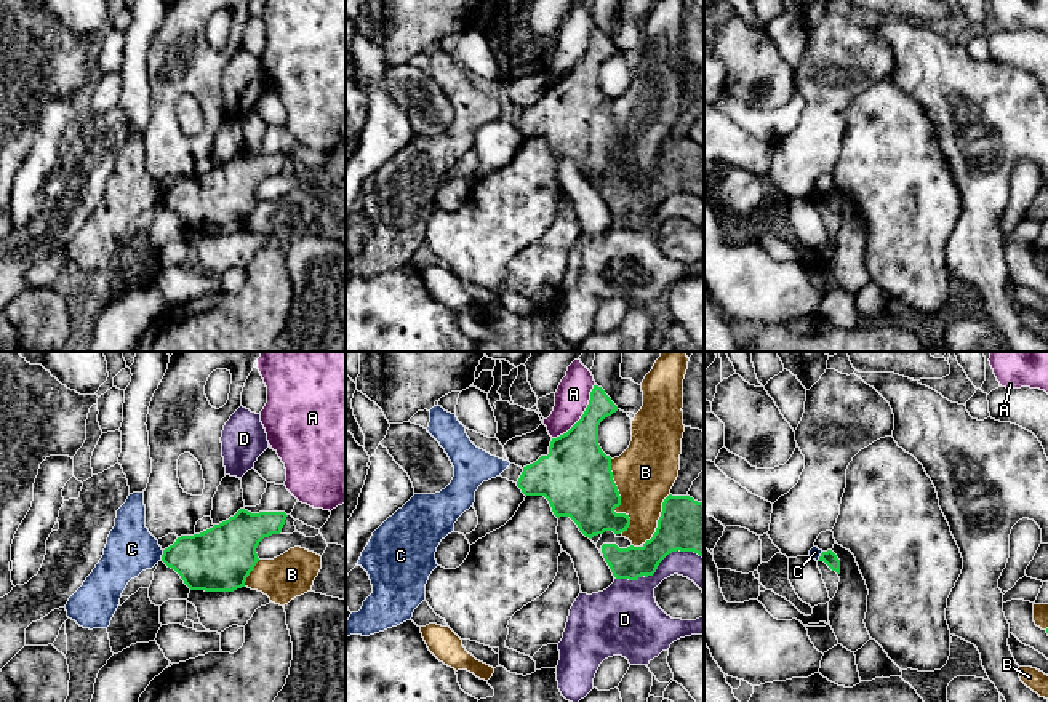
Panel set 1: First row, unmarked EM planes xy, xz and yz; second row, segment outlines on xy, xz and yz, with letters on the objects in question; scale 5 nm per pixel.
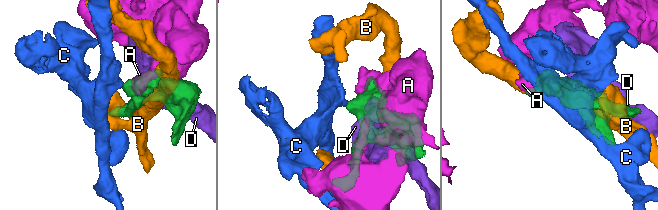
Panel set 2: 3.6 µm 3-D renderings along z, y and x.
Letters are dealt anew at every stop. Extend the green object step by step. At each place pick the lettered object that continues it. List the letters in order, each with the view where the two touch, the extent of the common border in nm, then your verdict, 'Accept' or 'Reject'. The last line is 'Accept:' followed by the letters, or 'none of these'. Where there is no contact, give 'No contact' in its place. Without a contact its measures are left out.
A: Touches green in xz. Shared border 360 nm. Reject
B: Touches green in xz. Shared border 380 nm. Reject
C: Touches green in xy. Shared border 60 nm. Reject
D: Touches green in xz. Shared border 460 nm. Reject
Accept: none of these

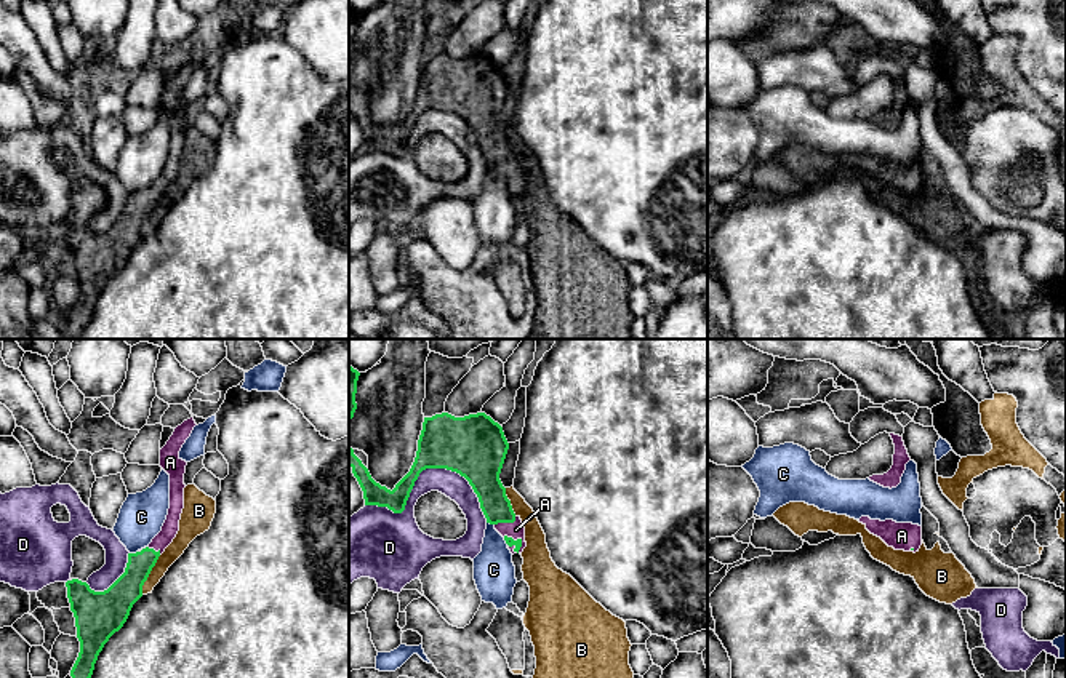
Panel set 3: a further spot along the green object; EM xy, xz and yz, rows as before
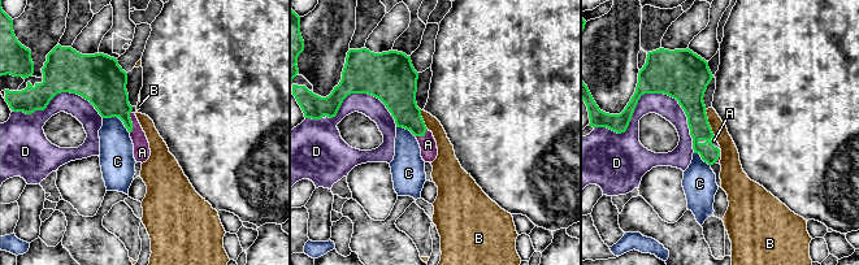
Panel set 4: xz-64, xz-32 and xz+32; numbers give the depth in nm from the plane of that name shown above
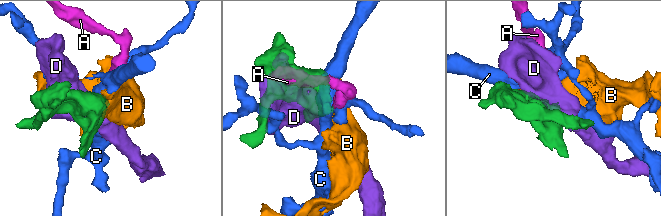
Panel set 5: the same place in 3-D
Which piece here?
A: Touches green in xz. Shared border 120 nm. Accept
B: Touches green in xy. Shared border 220 nm. Reject
C: Touches green in xy. Shared border 40 nm. Reject
D: Touches green in xz. Shared border 600 nm. Reject
Accept: A

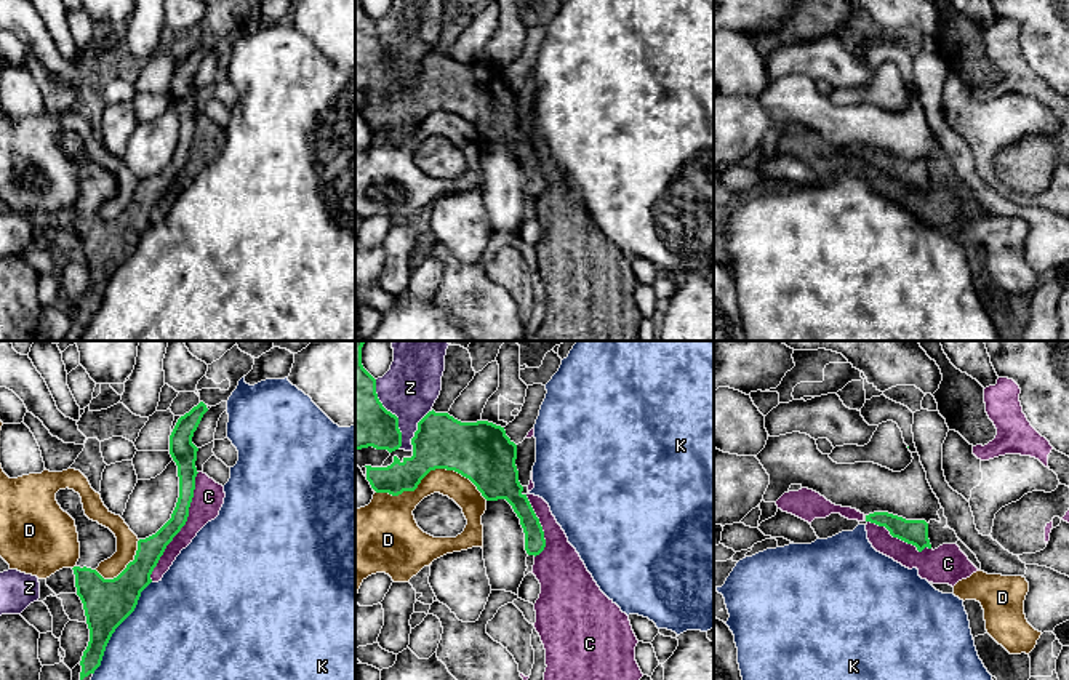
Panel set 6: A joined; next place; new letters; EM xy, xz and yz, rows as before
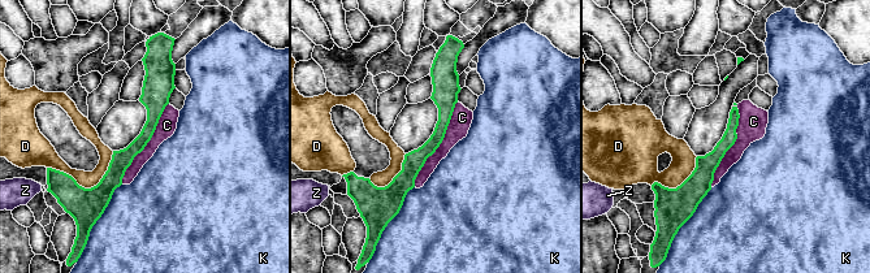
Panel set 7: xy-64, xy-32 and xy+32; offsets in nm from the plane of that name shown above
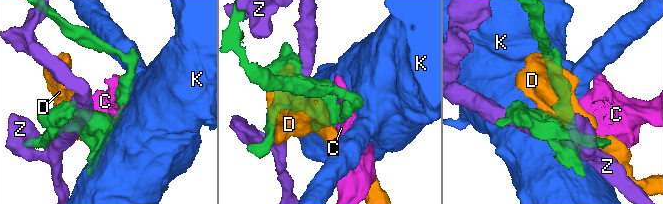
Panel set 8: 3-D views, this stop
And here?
C: Touches green in xy. Shared border 600 nm. Reject
D: Touches green in xz. Shared border 600 nm. Reject
K: Touches green in xy. Shared border 550 nm. Reject
Z: Touches green in xz. Shared border 380 nm. Reject
Accept: none of these

